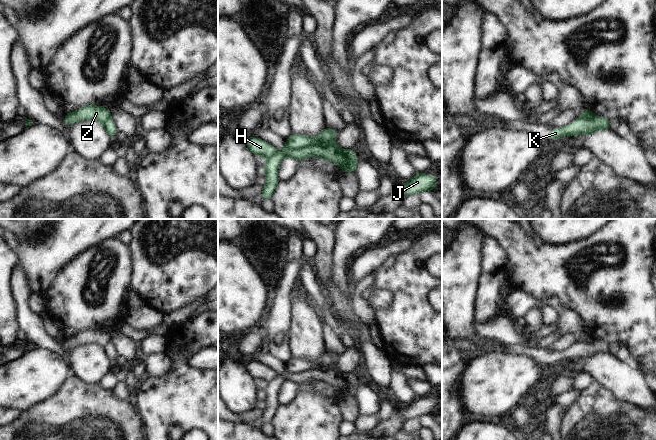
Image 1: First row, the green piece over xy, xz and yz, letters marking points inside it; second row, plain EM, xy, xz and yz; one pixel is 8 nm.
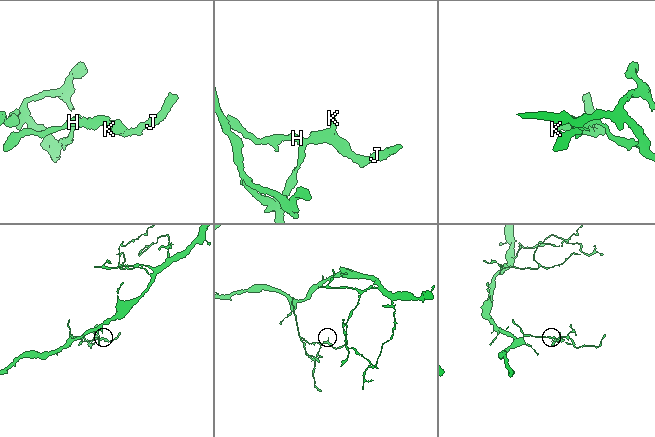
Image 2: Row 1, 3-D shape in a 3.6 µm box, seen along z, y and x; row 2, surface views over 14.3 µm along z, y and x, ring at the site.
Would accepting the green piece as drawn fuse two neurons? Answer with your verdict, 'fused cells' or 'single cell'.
fused cells

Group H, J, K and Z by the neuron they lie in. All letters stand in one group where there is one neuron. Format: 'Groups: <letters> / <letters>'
Groups: H J K / Z

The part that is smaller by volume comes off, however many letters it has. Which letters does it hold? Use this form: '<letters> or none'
H, J, K

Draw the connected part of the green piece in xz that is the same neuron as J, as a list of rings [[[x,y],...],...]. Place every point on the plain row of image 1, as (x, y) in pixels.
[[[417,397],[412,400],[410,405],[405,409],[398,409],[397,411],[403,416],[404,420],[413,417],[420,417],[421,415],[434,415],[436,410],[436,401],[431,398]]]

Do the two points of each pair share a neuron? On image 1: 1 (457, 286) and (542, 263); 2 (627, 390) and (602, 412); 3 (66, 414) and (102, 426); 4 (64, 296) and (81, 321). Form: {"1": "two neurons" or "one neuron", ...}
{"1": "two neurons", "2": "two neurons", "3": "one neuron", "4": "one neuron"}

